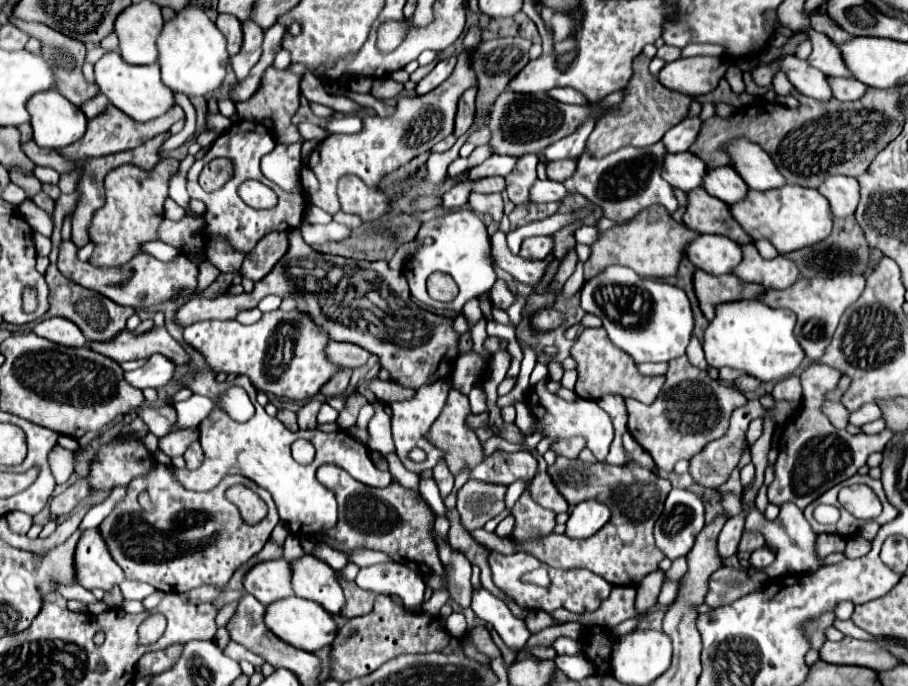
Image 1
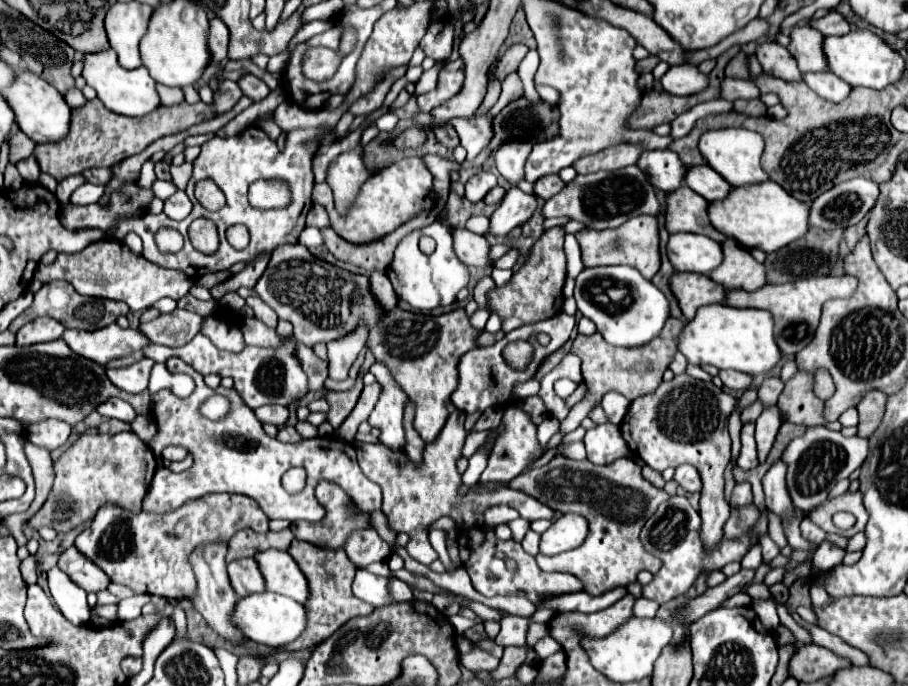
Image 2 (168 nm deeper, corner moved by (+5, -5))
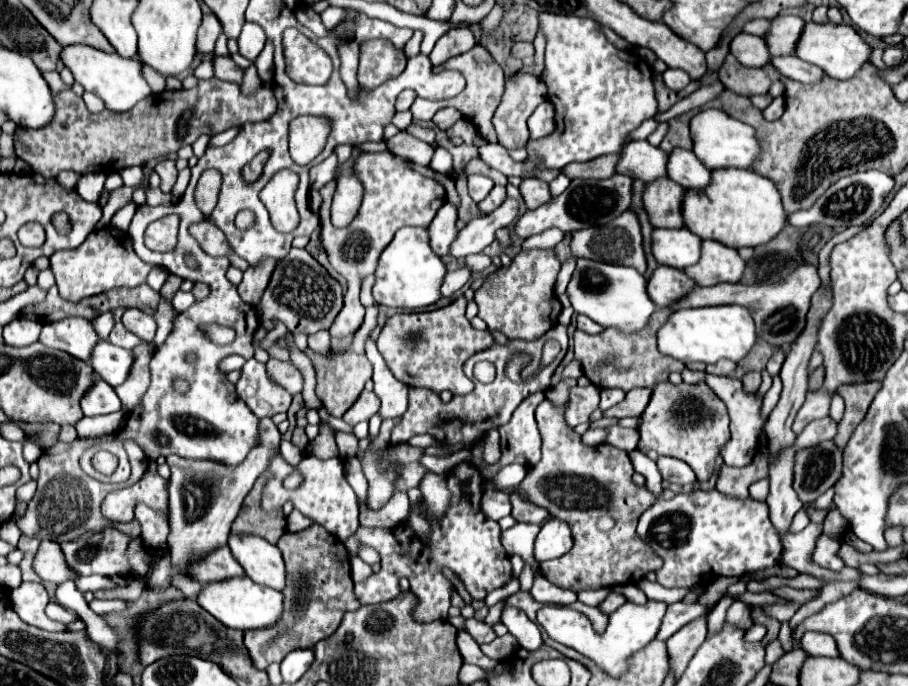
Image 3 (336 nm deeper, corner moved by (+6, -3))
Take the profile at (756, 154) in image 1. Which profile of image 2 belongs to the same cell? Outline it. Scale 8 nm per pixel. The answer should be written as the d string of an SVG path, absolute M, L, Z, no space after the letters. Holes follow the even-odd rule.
M719 128L719 130L707 130L699 138L699 150L707 164L719 172L731 186L747 186L769 180L769 176L761 170L761 154L765 150L765 142L761 134L745 130L745 128Z

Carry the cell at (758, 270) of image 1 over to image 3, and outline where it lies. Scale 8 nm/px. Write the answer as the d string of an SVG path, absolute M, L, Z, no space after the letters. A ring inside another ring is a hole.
M704 240L698 264L684 272L694 278L698 286L714 286L720 282L740 282L744 264L736 248L728 248L716 240Z

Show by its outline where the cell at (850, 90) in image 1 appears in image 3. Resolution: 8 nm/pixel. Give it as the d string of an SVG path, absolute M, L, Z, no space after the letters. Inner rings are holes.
M778 56L772 58L772 66L776 66L776 70L796 82L802 84L820 84L820 80L824 78L824 70L818 66L812 66L804 60L800 60L798 56Z

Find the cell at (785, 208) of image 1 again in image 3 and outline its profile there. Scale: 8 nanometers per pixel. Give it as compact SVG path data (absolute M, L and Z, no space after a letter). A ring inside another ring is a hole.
M740 168L712 170L712 184L706 190L688 190L684 198L684 224L702 240L710 238L730 248L760 246L776 238L788 224L778 188L772 180Z

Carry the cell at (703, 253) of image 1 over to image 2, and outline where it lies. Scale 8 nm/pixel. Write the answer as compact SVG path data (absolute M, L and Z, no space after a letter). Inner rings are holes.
M671 234L667 240L667 258L677 272L699 272L709 274L709 270L721 264L721 244L711 238L697 234Z

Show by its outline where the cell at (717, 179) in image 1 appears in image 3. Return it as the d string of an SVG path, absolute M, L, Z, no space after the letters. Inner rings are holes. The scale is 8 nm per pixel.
M676 148L668 160L668 178L688 190L700 190L710 184L712 172L696 158L694 152Z

